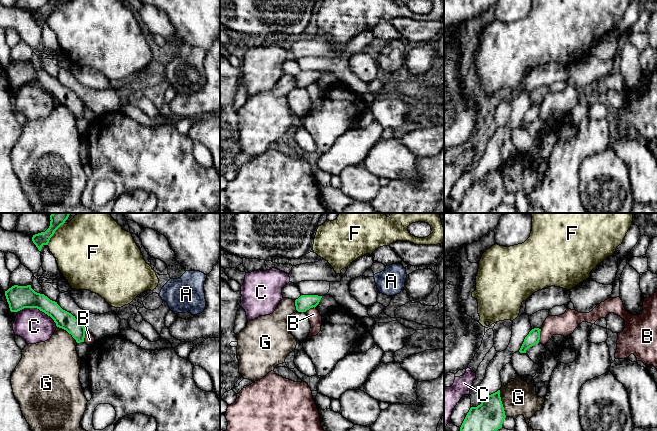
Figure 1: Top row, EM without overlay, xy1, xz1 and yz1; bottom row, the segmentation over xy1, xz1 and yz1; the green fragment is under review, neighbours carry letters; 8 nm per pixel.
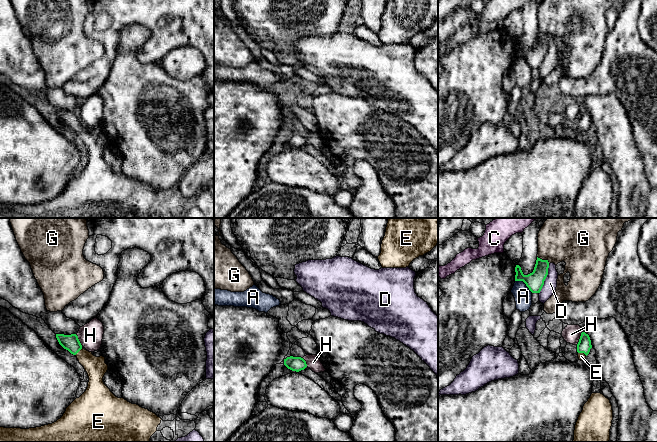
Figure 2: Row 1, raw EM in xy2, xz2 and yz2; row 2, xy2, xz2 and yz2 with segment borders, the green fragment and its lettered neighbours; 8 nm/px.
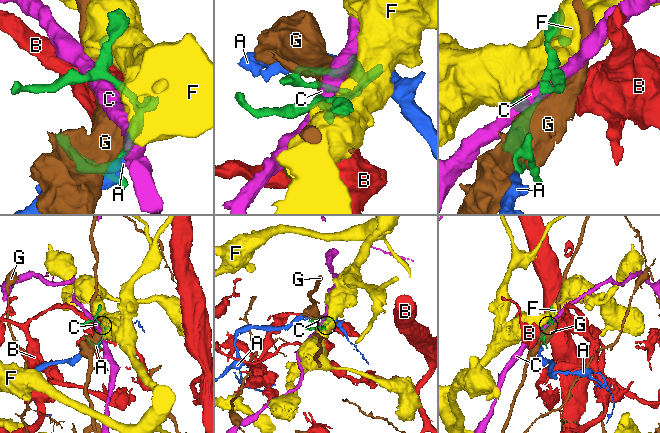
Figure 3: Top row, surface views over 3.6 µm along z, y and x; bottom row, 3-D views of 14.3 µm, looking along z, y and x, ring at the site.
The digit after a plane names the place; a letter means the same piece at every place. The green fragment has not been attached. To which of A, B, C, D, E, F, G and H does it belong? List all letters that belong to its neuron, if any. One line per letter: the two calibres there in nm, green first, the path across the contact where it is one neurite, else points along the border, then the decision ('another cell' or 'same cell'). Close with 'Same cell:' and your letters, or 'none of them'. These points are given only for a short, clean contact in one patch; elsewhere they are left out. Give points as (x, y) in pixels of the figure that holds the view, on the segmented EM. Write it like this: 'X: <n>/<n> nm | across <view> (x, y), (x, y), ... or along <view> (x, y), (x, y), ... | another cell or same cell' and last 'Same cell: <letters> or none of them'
A: 150/140 nm | another cell
B: 100/170 nm | along yz1 (541, 329), (538, 342) | another cell
C: 190/280 nm | another cell
D: 150/110 nm | another cell
E: 130/160 nm | across xy2 (71, 342), (78, 351), (95, 367) | same cell
F: 130/440 nm | another cell
G: 240/280 nm | another cell
H: 110/140 nm | another cell
Same cell: E

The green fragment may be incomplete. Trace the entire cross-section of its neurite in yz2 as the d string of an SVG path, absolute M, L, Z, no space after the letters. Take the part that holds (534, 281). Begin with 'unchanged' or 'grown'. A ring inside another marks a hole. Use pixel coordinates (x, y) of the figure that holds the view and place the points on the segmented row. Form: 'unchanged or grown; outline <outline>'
unchanged; outline M537 257L536 264L532 273L524 275L521 267L515 267L515 281L523 281L532 293L540 293L544 281L548 275L549 262Z

